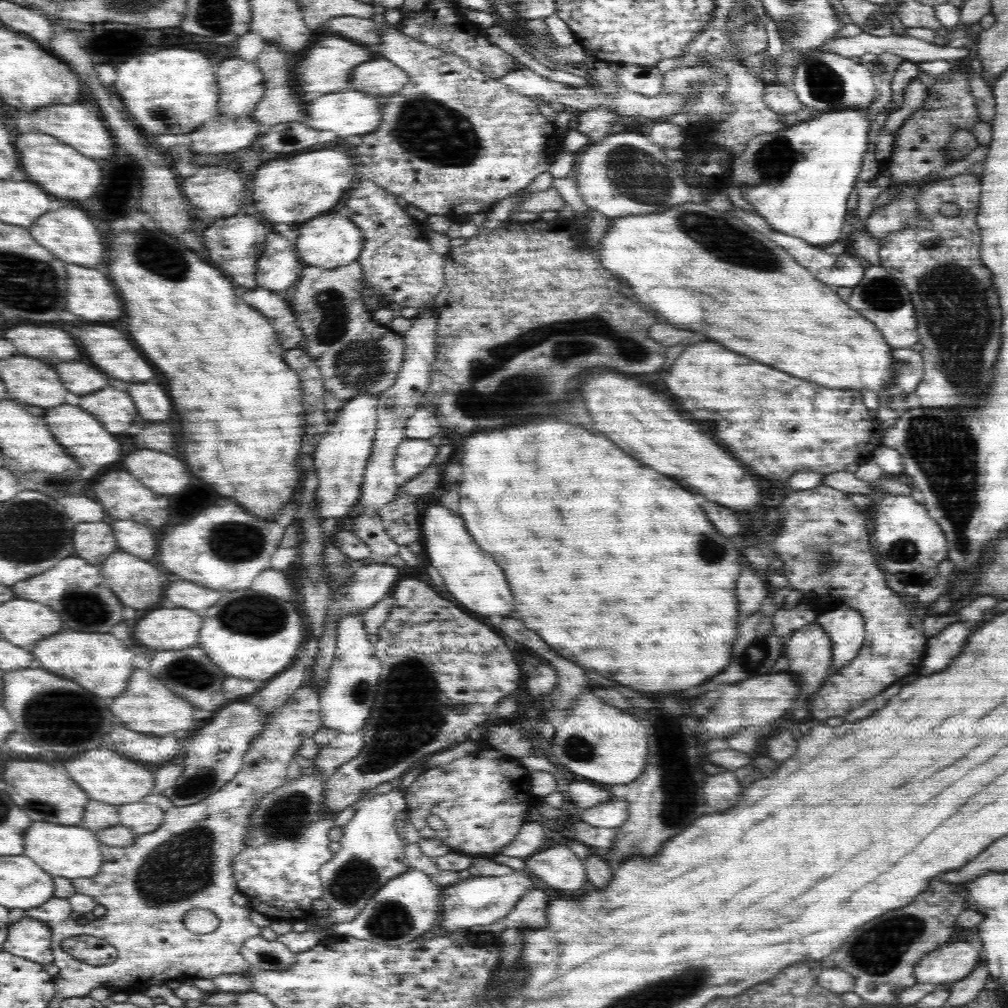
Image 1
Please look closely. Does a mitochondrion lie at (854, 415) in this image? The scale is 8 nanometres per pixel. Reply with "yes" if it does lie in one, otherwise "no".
no

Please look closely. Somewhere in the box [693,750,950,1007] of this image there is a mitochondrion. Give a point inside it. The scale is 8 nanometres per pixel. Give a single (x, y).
(878, 949)

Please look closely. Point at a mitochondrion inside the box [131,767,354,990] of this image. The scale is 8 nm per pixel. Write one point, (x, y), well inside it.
(284, 821)

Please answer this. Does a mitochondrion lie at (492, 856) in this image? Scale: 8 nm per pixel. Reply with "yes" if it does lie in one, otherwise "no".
no

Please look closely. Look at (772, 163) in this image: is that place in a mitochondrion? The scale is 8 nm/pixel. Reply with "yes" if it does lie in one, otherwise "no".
yes

